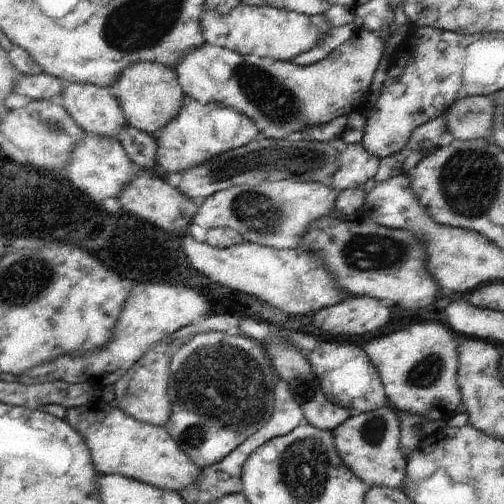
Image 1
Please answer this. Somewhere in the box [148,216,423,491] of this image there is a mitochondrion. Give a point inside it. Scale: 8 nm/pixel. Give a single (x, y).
(219, 381)

